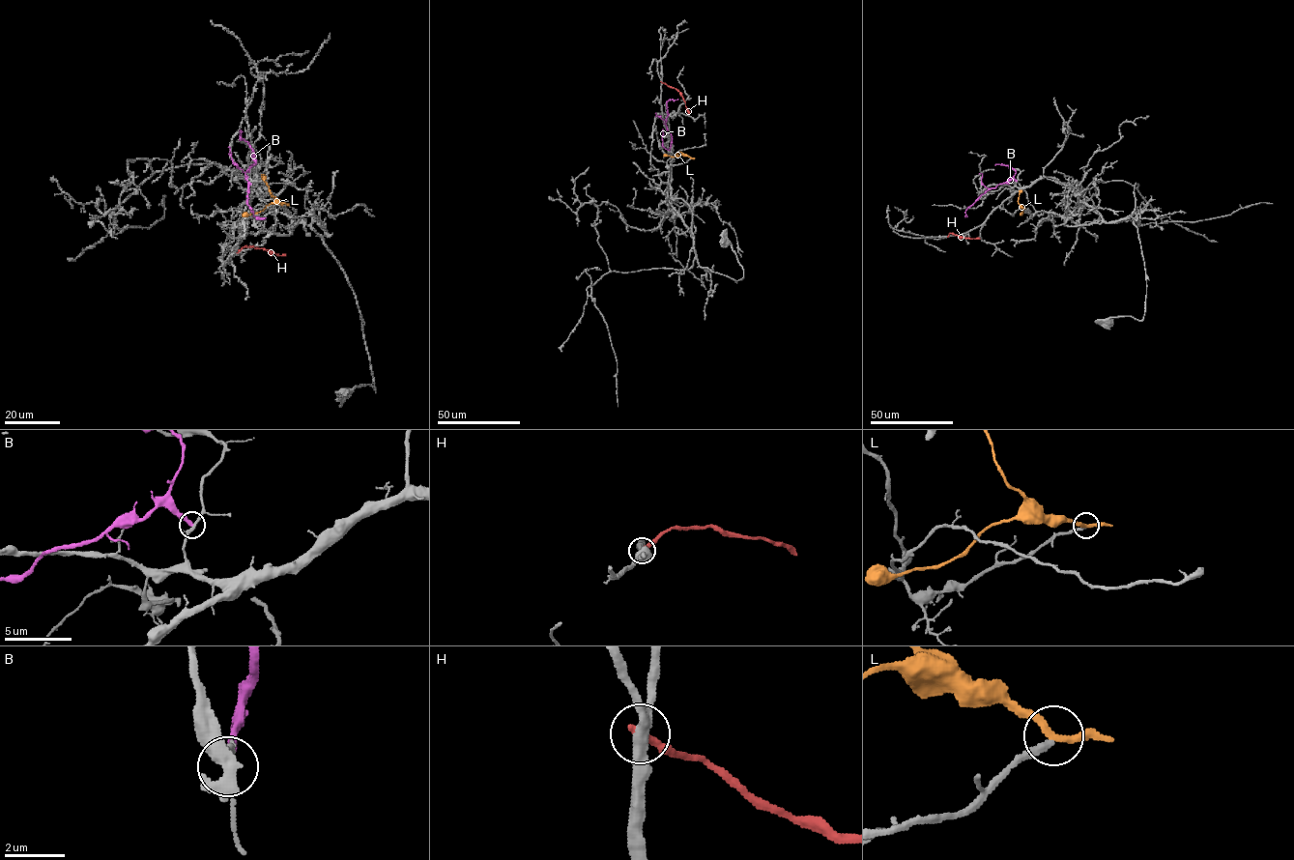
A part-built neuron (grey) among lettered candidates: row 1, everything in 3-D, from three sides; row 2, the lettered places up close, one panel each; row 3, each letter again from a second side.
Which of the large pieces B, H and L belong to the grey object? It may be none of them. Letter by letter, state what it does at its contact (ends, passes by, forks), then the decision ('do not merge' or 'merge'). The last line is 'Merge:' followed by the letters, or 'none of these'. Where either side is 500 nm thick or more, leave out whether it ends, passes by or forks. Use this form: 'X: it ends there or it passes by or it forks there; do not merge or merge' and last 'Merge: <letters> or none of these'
B: it ends there; do not merge
H: it ends there; do not merge
L: it passes by; do not merge
Merge: none of these

